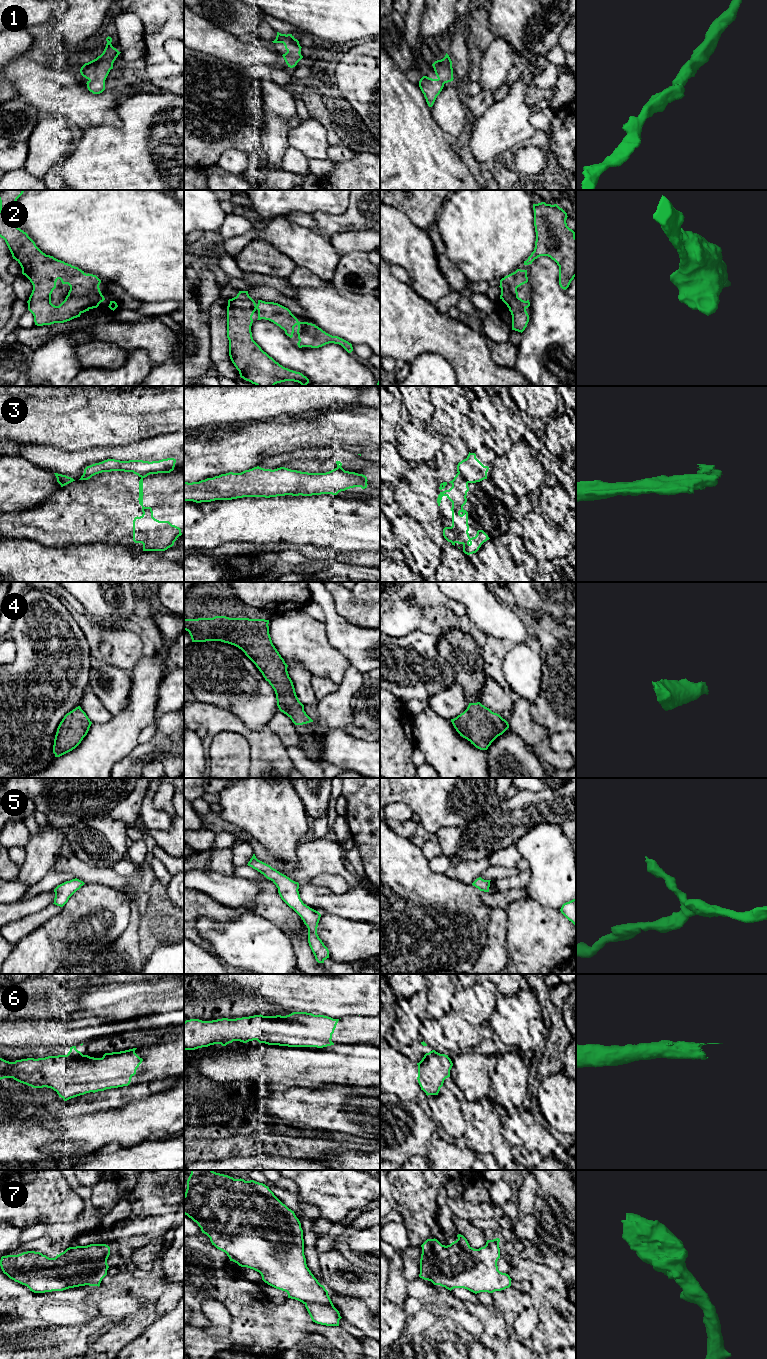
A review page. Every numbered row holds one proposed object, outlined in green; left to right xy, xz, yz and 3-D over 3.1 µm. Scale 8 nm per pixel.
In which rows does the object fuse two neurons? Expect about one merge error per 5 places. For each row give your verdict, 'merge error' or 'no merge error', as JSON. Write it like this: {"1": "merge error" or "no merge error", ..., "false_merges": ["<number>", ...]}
{"1": "no merge error", "2": "no merge error", "3": "merge error", "4": "no merge error", "5": "no merge error", "6": "no merge error", "7": "no merge error", "false_merges": ["3"]}

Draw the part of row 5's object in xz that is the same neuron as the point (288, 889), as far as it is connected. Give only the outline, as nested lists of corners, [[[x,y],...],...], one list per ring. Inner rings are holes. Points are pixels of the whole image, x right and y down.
[[[253,854],[247,864],[271,880],[278,888],[281,899],[292,908],[308,928],[308,943],[318,963],[329,958],[329,950],[317,934],[321,914],[303,903],[299,894],[299,883],[291,880],[270,865],[258,860]]]

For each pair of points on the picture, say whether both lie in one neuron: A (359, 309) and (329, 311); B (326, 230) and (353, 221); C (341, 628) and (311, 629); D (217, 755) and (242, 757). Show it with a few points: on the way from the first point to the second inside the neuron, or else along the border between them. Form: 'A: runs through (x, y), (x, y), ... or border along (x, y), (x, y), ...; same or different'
A: runs through (352, 310), (336, 311); same
B: runs through (333, 224), (346, 222); same
C: border along (323, 622), (326, 628), (327, 640), (337, 649); different
D: runs through (223, 755), (236, 757); same

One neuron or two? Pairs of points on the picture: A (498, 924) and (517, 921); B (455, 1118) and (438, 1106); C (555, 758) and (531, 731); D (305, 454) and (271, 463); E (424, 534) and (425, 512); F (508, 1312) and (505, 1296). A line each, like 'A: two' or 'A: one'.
A: two
B: one
C: one
D: one
E: two
F: one

